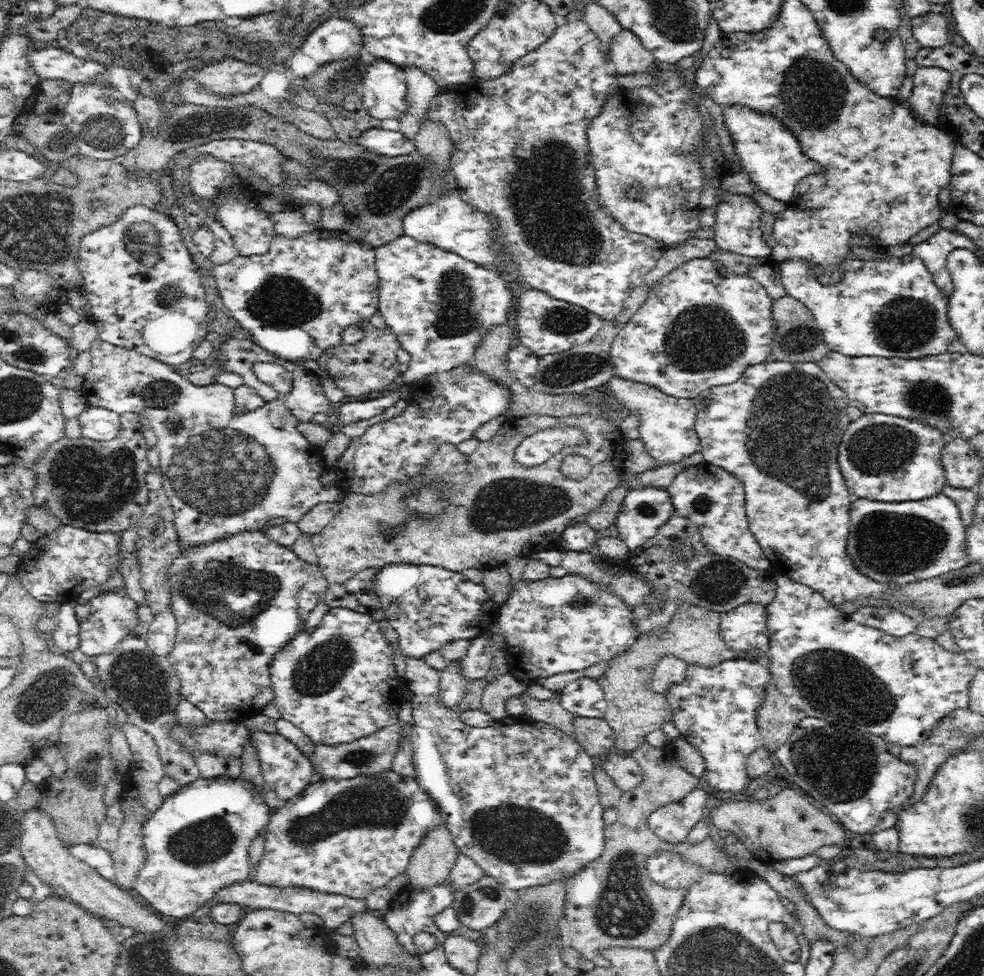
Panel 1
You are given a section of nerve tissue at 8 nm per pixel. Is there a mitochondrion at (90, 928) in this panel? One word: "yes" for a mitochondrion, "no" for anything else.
no

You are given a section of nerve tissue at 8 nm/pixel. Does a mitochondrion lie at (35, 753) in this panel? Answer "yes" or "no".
no

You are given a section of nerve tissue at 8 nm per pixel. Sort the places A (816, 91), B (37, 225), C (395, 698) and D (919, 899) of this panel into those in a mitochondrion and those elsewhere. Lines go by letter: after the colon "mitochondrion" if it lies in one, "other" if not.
A: mitochondrion
B: mitochondrion
C: other
D: other

